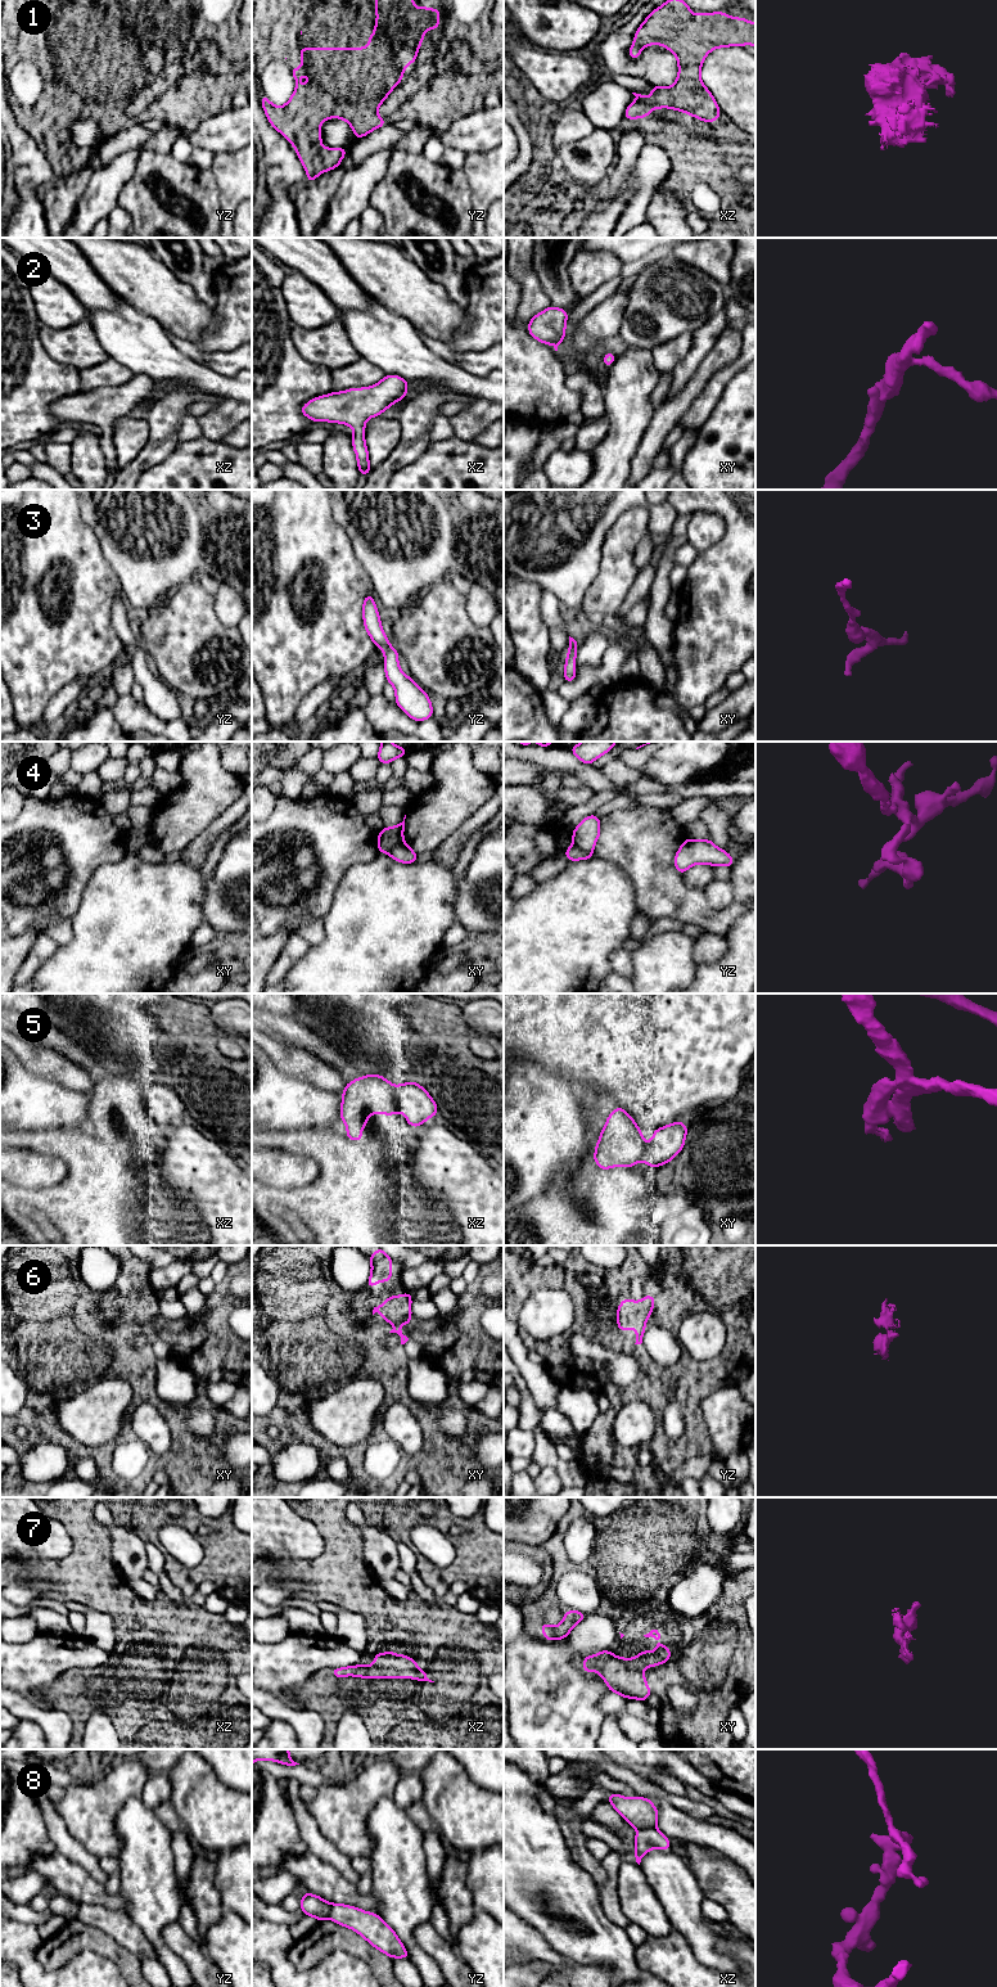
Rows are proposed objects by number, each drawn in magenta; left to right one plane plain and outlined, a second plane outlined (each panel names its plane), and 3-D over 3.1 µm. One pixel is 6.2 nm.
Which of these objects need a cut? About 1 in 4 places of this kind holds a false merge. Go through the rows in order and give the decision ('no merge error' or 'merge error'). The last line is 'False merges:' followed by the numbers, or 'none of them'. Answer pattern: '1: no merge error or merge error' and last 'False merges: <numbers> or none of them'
1: no merge error
2: no merge error
3: no merge error
4: merge error
5: no merge error
6: no merge error
7: no merge error
8: merge error
False merges: 4, 8

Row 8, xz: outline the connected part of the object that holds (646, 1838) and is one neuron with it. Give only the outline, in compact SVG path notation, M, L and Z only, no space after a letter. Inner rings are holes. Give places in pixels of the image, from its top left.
M657 1828L639 1829L635 1837L635 1842L636 1842L636 1849L633 1857L636 1858L636 1862L639 1865L644 1855L649 1852L651 1848L659 1848L662 1851L671 1849L668 1837L666 1837Z

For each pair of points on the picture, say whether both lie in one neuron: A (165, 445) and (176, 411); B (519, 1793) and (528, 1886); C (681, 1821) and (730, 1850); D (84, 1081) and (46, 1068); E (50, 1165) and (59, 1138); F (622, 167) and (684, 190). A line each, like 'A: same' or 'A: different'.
A: same
B: same
C: same
D: same
E: different
F: different

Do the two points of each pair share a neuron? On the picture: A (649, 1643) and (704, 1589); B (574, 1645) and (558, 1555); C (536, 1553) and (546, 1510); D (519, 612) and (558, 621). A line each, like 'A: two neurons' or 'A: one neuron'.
A: two neurons
B: two neurons
C: two neurons
D: two neurons

